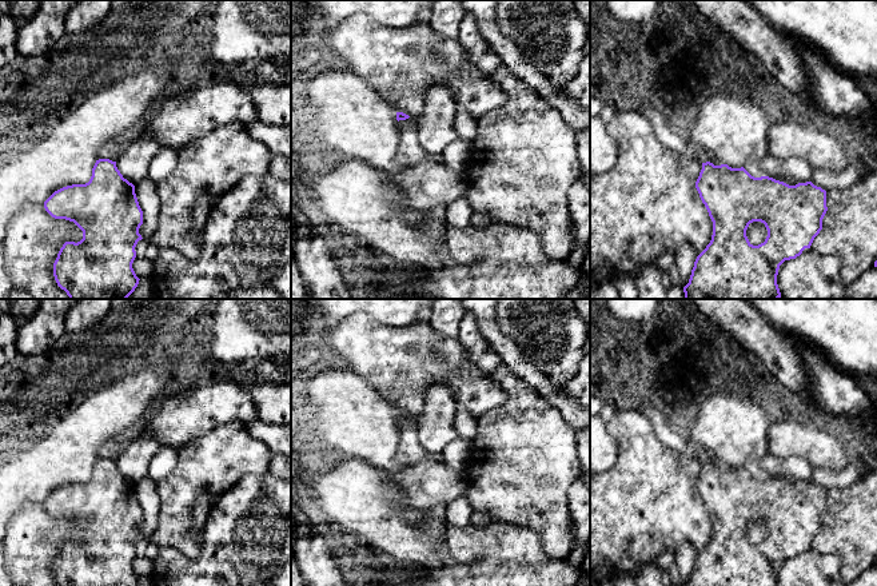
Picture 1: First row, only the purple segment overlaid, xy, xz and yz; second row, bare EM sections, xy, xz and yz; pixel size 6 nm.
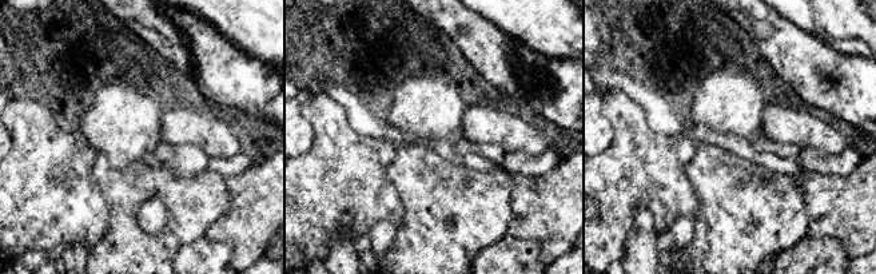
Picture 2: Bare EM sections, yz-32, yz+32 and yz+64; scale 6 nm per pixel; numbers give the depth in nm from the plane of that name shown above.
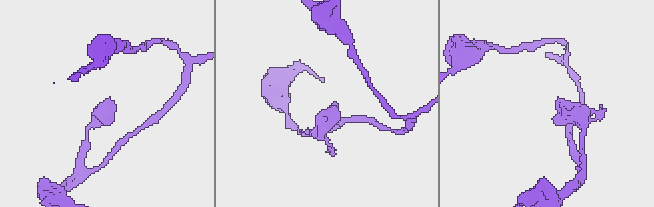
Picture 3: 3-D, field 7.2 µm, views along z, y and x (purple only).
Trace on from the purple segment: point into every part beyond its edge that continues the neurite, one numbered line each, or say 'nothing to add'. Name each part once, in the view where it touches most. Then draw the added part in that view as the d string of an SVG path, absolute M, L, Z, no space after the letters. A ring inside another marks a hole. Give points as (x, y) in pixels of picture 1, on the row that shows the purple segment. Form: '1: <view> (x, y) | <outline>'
nothing to add

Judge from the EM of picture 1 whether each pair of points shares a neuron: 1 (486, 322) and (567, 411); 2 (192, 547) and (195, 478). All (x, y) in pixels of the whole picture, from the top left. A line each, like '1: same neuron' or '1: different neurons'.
1: same neuron
2: same neuron

